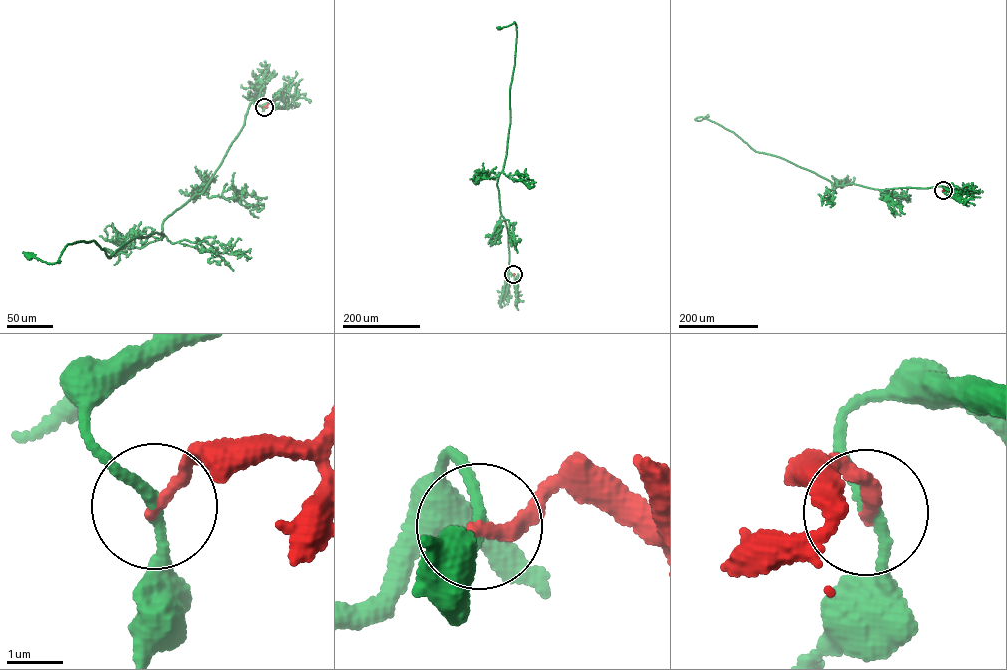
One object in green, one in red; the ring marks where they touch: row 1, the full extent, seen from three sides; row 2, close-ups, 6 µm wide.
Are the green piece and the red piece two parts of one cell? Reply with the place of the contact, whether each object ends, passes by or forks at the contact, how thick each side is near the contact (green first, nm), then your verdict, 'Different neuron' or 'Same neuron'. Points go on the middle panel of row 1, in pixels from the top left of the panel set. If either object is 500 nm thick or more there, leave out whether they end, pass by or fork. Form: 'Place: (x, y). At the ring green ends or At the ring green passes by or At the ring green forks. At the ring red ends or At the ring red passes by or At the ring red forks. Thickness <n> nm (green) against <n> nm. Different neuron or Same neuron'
Place: (513, 274). At the ring green passes by. At the ring red ends. Thickness 180 nm (green) against 240 nm. Different neuron

